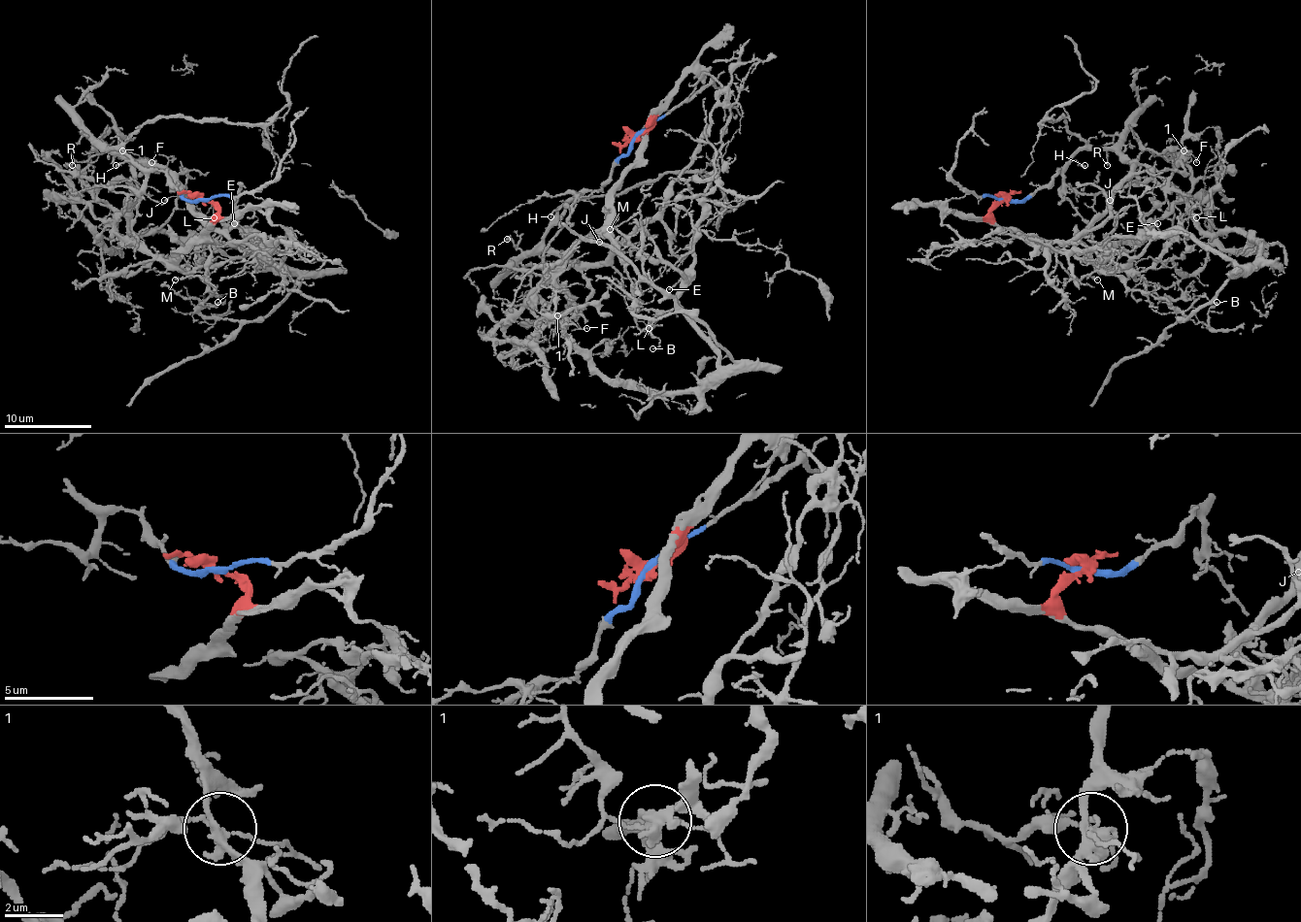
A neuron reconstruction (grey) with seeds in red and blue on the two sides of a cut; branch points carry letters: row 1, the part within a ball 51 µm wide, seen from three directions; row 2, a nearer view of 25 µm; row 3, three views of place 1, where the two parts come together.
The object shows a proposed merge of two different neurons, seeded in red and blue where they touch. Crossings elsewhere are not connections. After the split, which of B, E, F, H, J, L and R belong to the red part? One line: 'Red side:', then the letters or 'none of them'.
Red side: B, E, L

